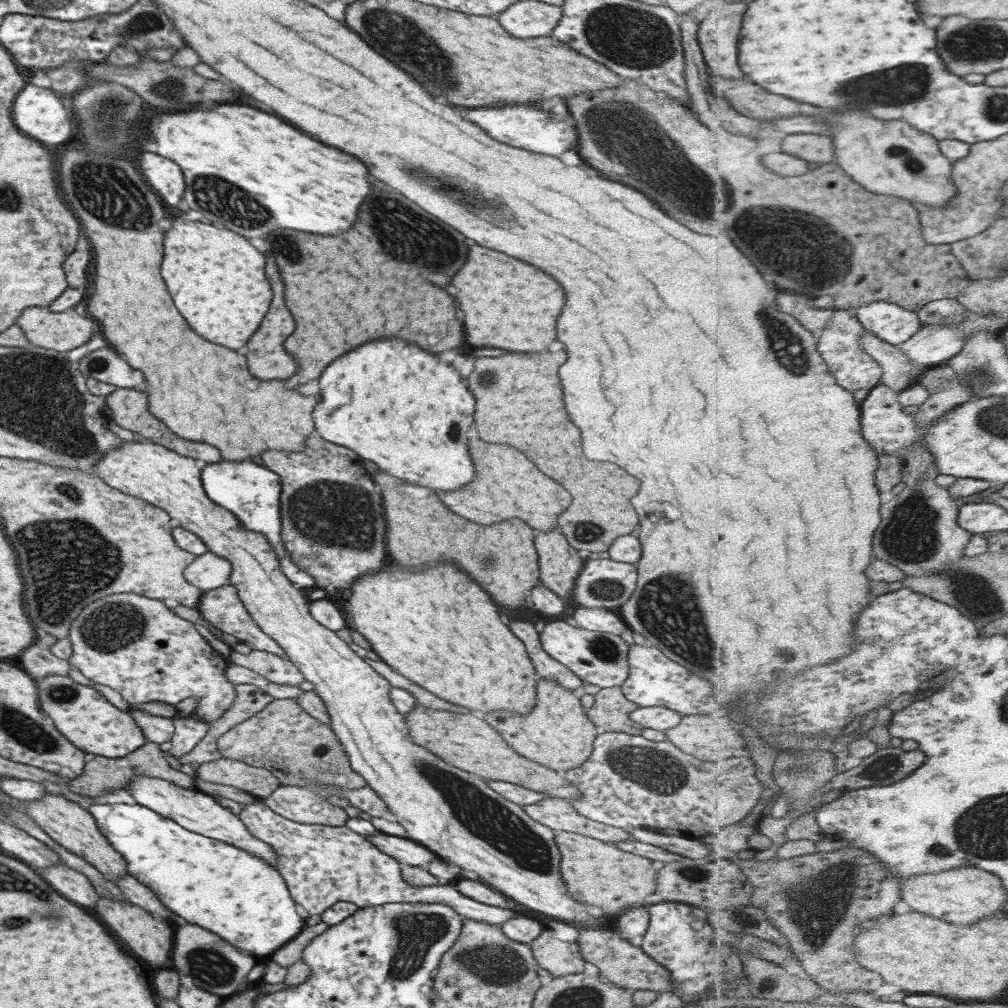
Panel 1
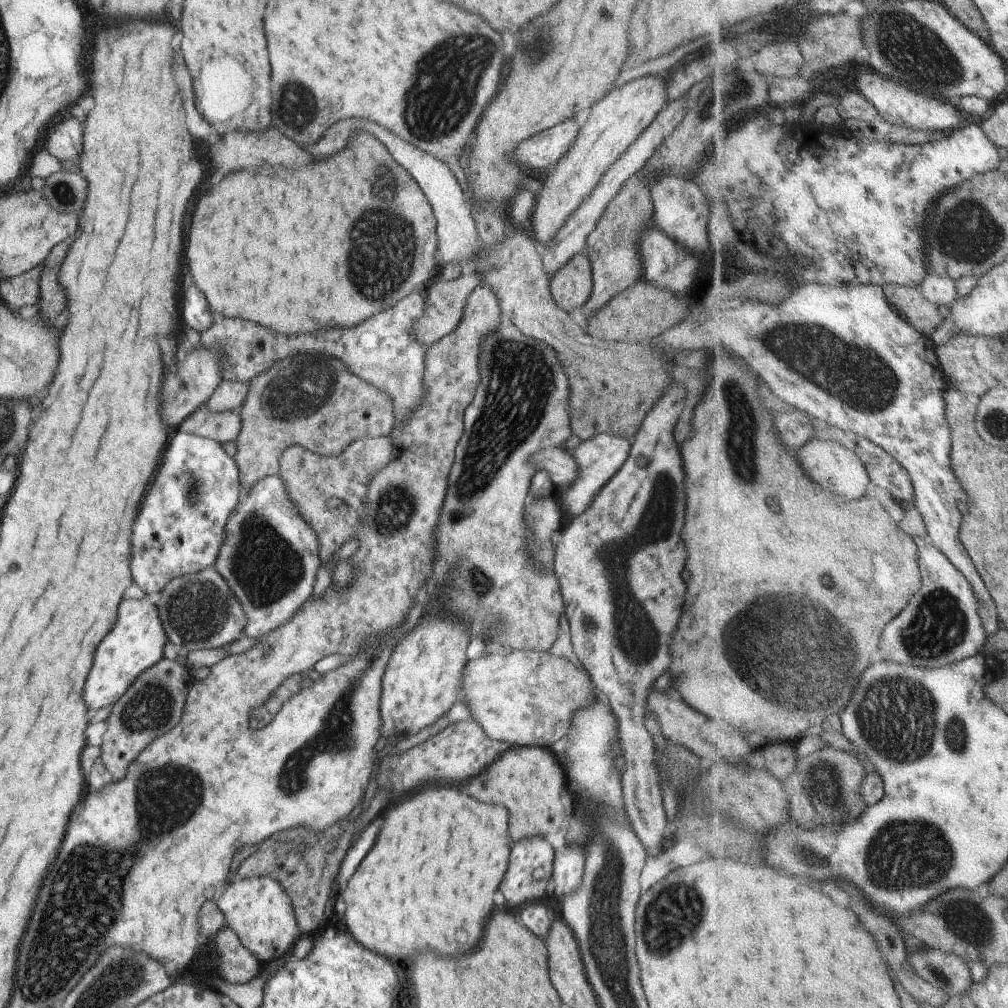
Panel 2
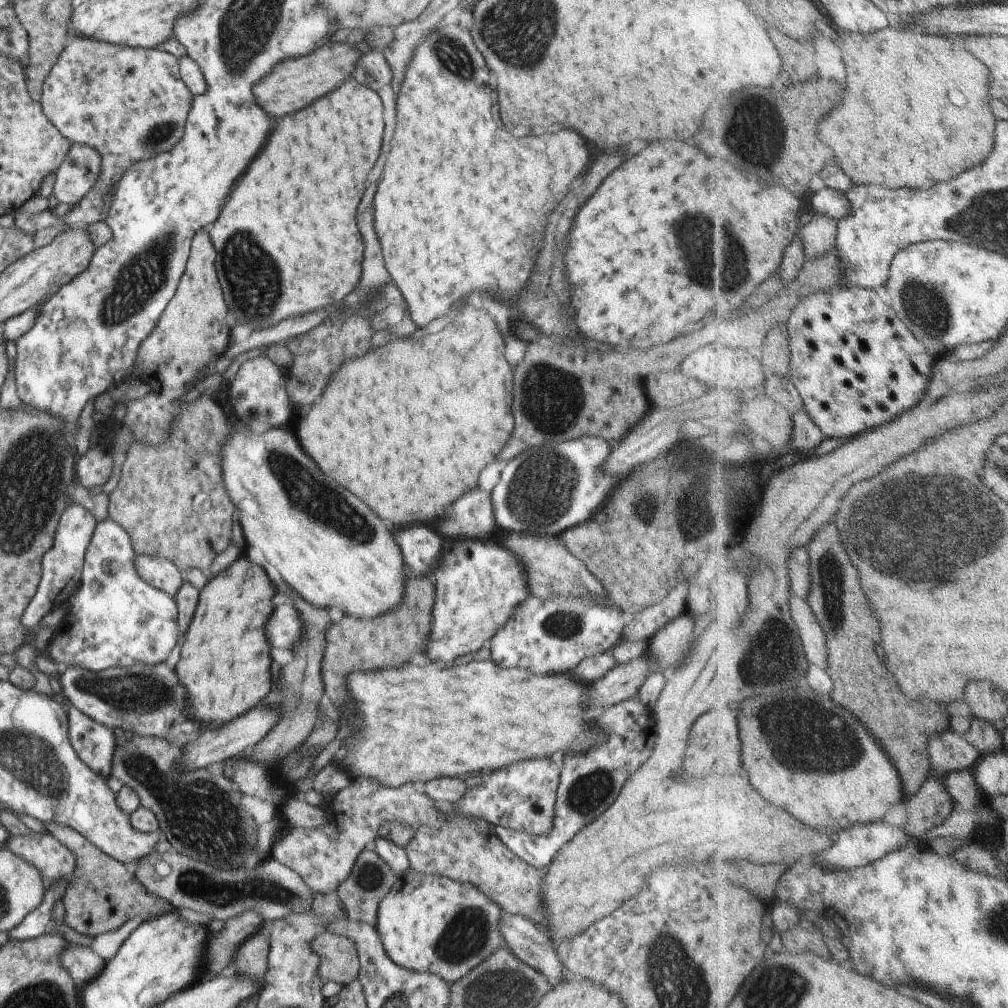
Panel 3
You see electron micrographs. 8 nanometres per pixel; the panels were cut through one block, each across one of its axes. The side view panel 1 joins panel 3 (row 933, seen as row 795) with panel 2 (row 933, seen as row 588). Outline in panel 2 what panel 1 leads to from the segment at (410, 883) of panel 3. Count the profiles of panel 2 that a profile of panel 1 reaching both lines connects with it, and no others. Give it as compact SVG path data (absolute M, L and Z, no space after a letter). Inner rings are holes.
M261 875L258 877L234 879L226 885L226 888L223 895L216 901L217 906L223 913L225 924L235 931L239 942L248 952L255 955L261 964L268 965L287 954L291 947L294 946L300 932L290 896L285 892L282 885L267 875Z

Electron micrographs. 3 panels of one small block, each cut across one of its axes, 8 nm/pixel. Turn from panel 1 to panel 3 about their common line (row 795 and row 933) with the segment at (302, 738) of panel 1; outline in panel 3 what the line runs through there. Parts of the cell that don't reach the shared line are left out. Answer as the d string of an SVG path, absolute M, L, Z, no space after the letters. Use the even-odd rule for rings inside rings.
M321 932L313 936L309 948L313 948L313 954L317 956L317 976L324 982L333 980L346 985L358 980L357 948L349 936Z

